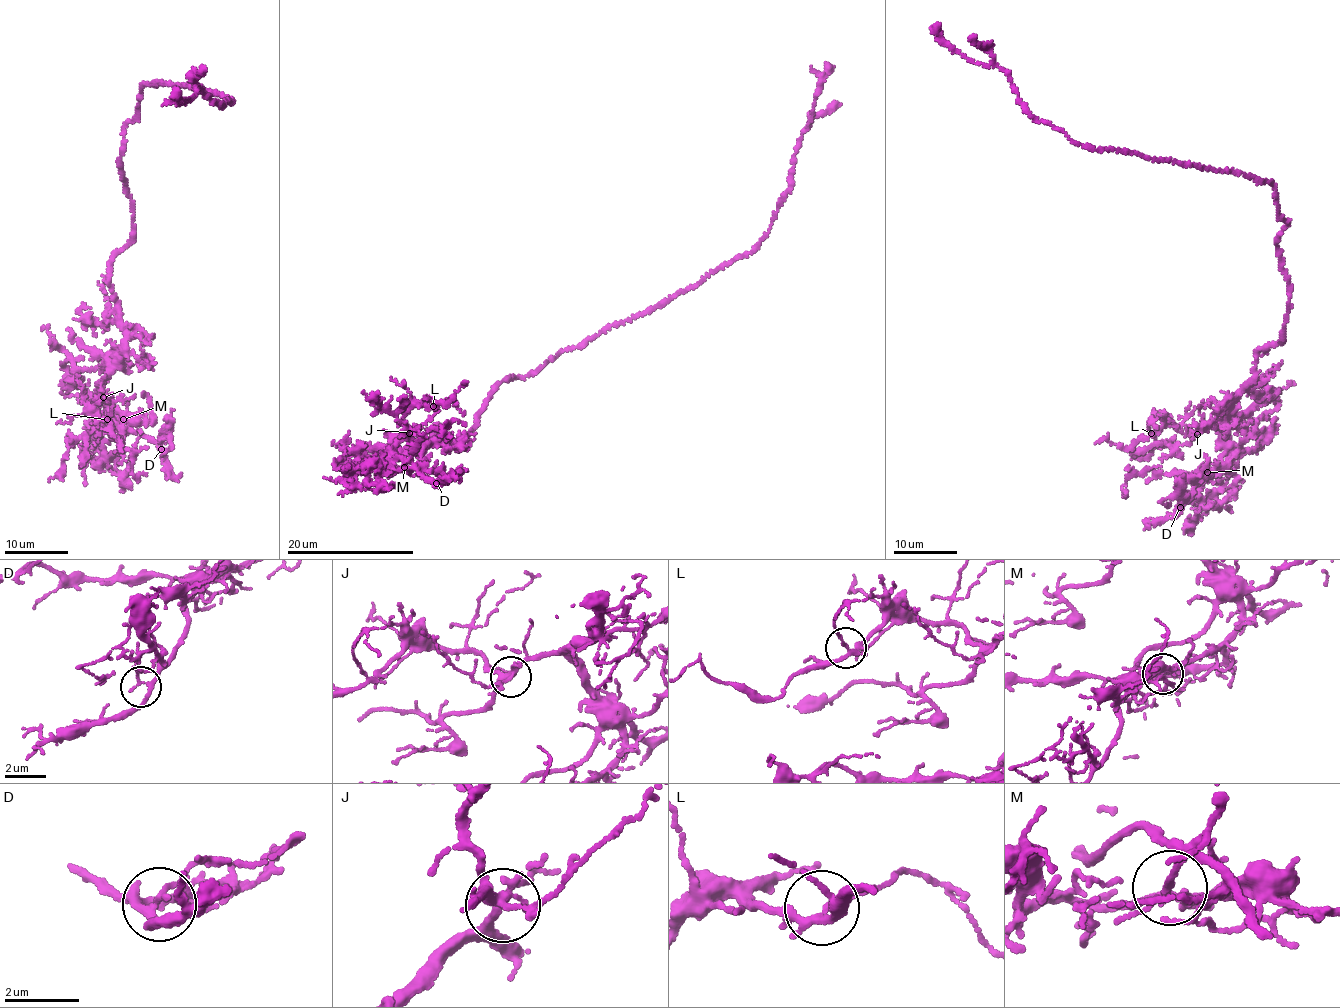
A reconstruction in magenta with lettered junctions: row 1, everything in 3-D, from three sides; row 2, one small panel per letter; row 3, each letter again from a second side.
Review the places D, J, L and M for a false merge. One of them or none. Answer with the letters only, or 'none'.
none

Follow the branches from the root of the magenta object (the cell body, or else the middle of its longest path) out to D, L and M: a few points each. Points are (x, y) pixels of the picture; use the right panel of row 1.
D: (1286, 220), (1283, 342), (1257, 351), (1252, 383), (1214, 426), (1222, 455), (1193, 476), (1180, 507)
L: (1286, 220), (1283, 342), (1257, 351), (1252, 383), (1223, 421), (1151, 433)
M: (1286, 220), (1277, 240), (1290, 299), (1283, 342), (1257, 351), (1252, 383), (1214, 426), (1229, 460), (1207, 473)

